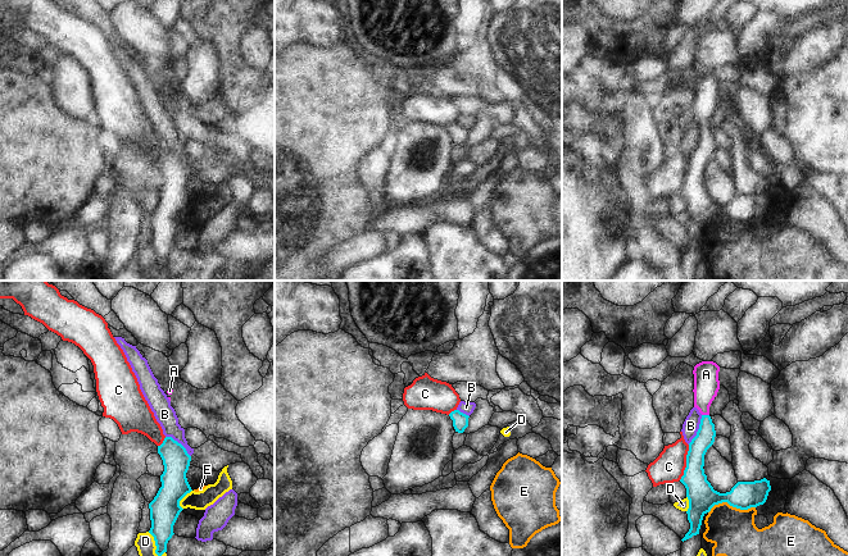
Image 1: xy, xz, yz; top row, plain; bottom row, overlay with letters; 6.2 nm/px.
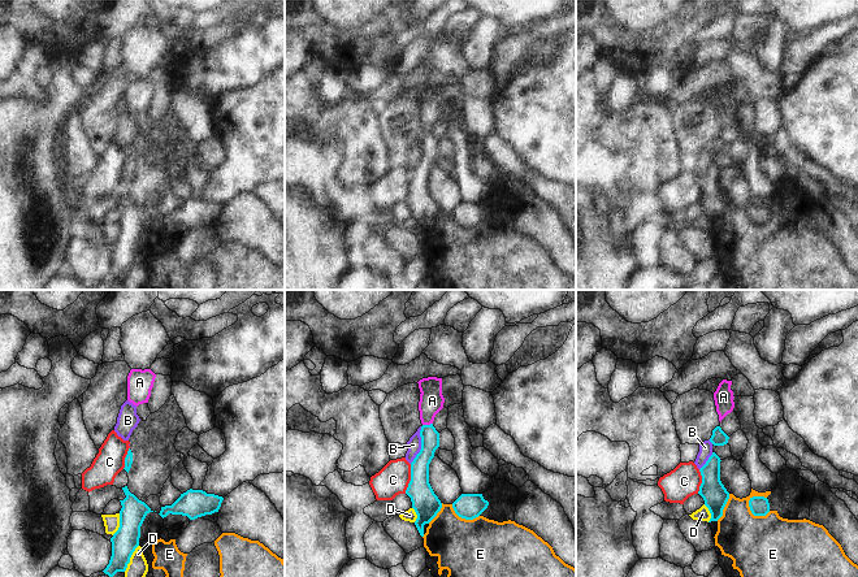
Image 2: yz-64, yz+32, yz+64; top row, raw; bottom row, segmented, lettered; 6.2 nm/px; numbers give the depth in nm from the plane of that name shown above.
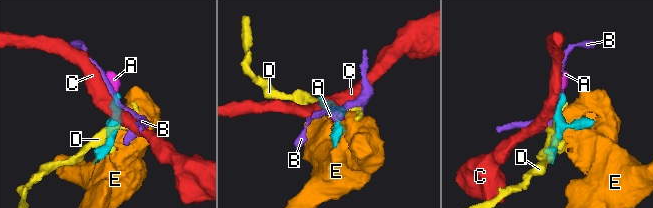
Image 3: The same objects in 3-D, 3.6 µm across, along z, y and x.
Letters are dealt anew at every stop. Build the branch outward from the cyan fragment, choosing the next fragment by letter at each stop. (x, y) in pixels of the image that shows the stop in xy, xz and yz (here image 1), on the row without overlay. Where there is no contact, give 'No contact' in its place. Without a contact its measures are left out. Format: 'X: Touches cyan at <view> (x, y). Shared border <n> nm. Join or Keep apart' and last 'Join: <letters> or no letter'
A: Touches cyan at yz (706, 128). Shared border 50 nm. Join
B: Touches cyan at yz (698, 142). Shared border 200 nm. Keep apart
C: Touches cyan at yz (686, 176). Shared border 240 nm. Keep apart
D: Touches cyan at xy (155, 258). Shared border 180 nm. Keep apart
E: Touches cyan at yz (730, 218). Shared border 300 nm. Keep apart
Join: A.

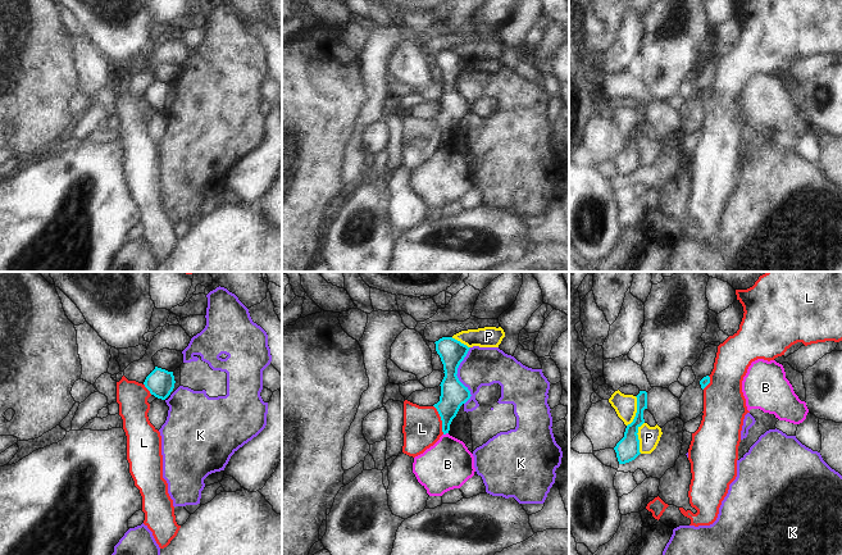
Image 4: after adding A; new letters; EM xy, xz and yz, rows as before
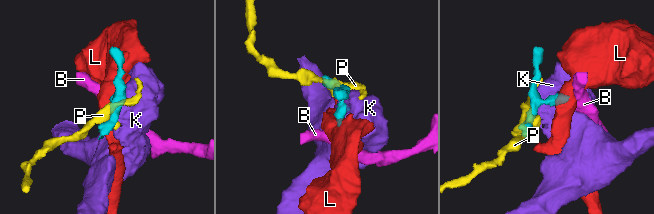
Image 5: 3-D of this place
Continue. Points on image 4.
B: Touches cyan at xz (445, 146). Shared border 40 nm. Keep apart
K: Touches cyan at xz (456, 89). Shared border 360 nm. Keep apart
L: Touches cyan at xz (441, 132). Shared border 200 nm. Keep apart
P: Touches cyan at yz (637, 150). Shared border 200 nm. Keep apart
Join: no letter.

